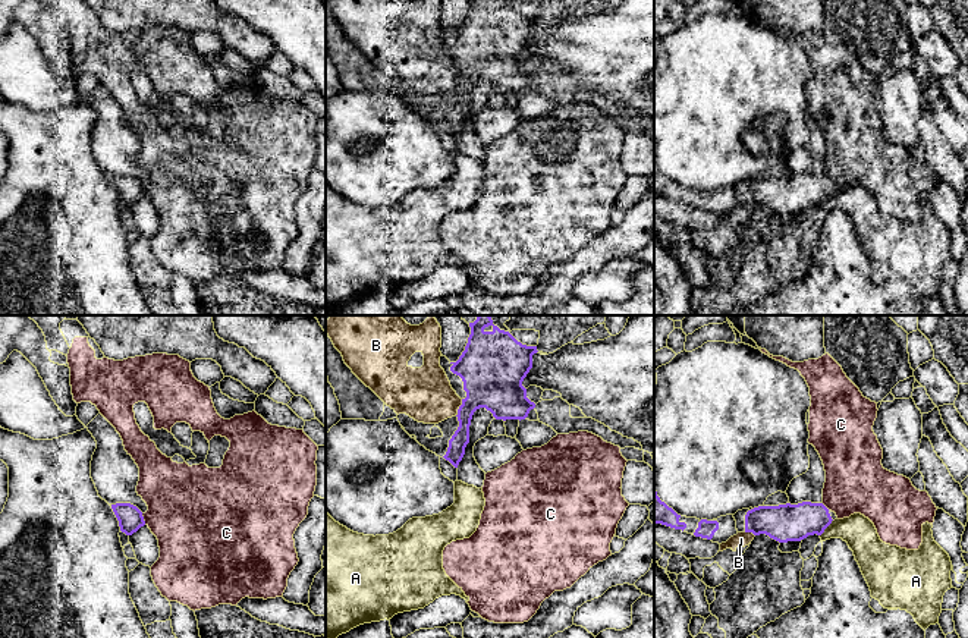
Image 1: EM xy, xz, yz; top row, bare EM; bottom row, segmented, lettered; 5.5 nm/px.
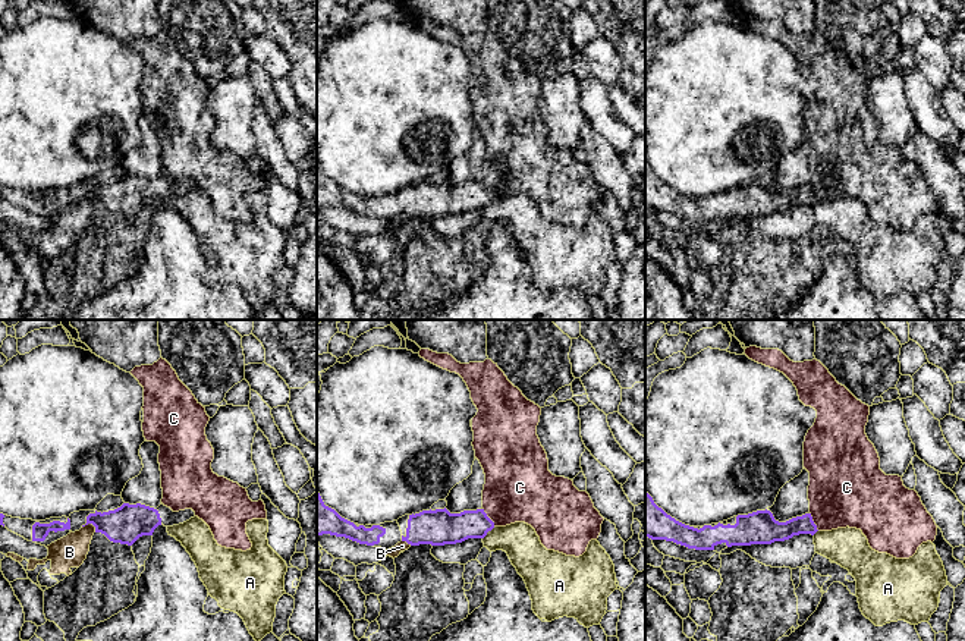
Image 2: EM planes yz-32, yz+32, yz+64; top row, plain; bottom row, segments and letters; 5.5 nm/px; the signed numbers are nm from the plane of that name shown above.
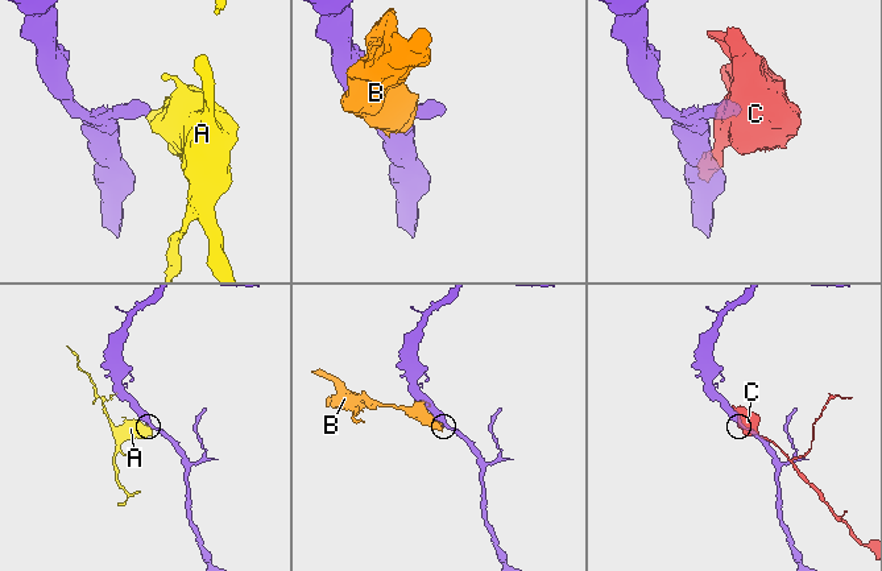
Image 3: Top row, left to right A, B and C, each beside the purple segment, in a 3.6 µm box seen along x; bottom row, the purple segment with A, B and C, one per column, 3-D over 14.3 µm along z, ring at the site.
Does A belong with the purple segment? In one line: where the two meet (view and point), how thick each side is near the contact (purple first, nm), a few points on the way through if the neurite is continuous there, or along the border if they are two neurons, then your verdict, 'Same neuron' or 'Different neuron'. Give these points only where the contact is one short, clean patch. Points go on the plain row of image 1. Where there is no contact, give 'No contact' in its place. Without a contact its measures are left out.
Touches purple at yz (826, 198). Thickness 200 nm (purple) against 180 nm. Boundary: yz (832, 191), (820, 207). Different neuron

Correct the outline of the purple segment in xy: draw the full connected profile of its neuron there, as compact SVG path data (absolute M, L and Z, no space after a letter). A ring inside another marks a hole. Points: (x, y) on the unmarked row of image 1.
M116 175L111 180L119 192L120 202L132 207L145 197L142 183L131 175Z

